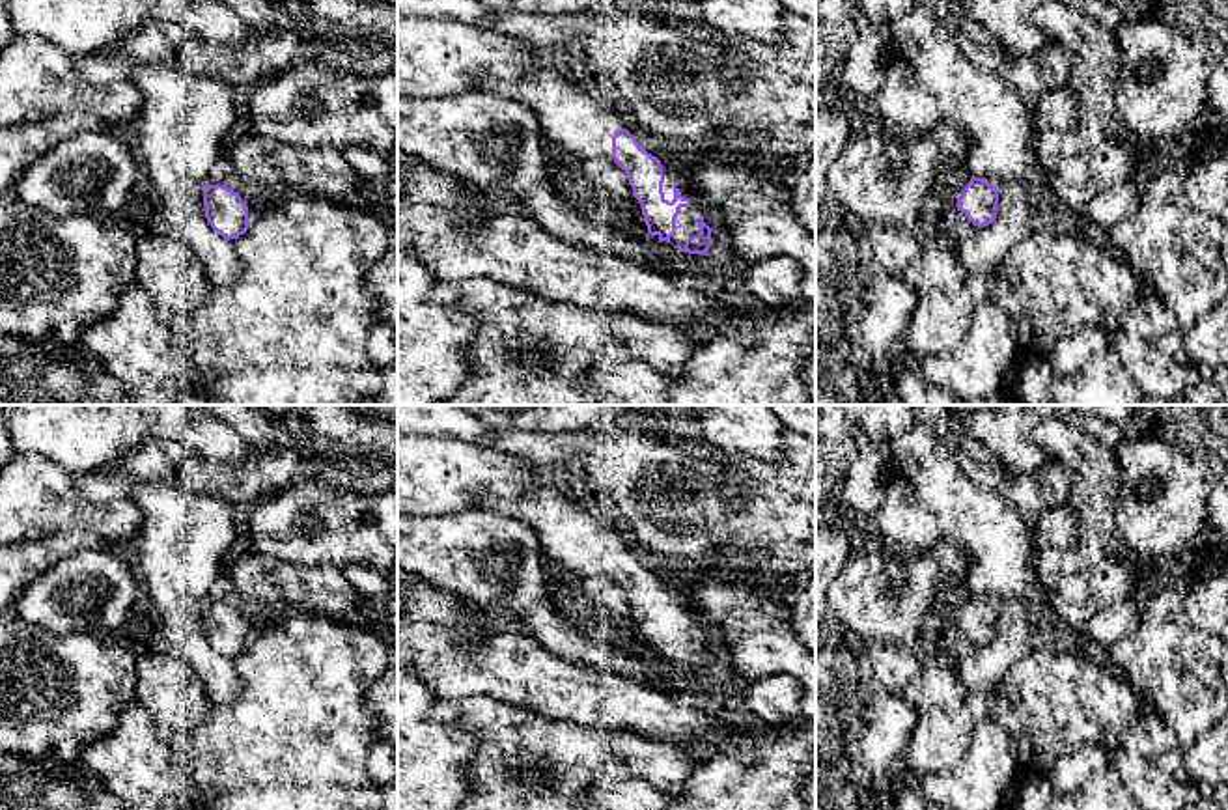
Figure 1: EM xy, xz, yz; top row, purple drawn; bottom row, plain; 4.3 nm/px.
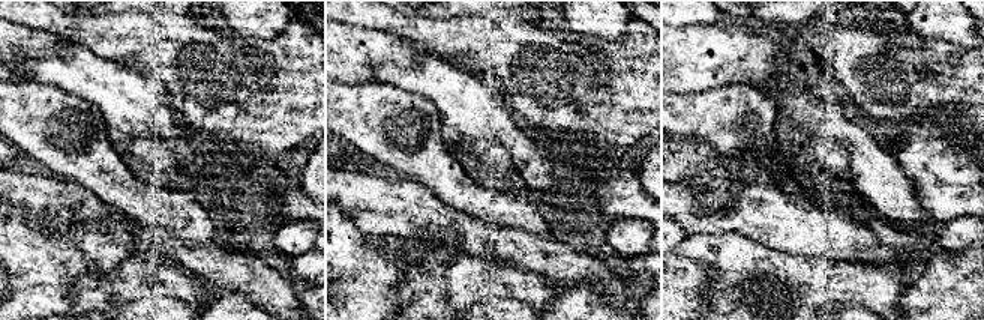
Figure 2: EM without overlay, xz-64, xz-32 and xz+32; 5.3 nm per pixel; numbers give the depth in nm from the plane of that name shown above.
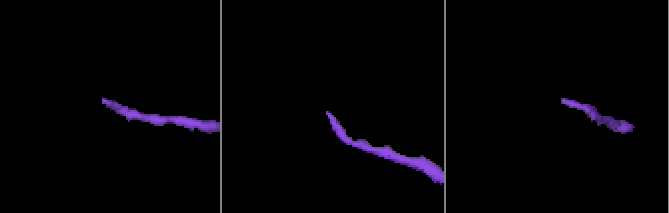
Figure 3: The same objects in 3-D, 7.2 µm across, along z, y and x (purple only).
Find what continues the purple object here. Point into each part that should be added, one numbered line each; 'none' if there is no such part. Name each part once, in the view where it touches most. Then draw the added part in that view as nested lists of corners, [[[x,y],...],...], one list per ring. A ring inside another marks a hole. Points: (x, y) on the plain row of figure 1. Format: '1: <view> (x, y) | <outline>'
1: yz (956, 605) | [[[959,595],[948,603],[948,618],[952,623],[957,623],[957,616],[963,612],[969,599],[970,595]]]

